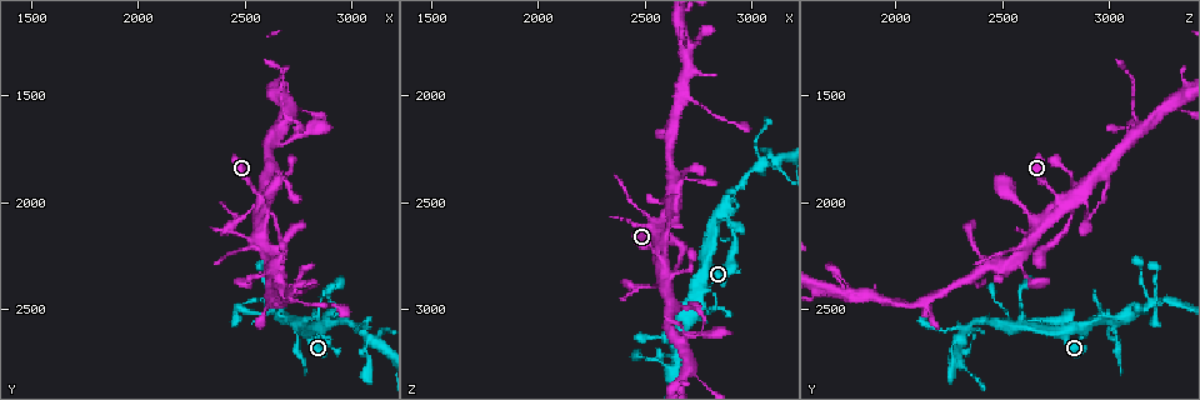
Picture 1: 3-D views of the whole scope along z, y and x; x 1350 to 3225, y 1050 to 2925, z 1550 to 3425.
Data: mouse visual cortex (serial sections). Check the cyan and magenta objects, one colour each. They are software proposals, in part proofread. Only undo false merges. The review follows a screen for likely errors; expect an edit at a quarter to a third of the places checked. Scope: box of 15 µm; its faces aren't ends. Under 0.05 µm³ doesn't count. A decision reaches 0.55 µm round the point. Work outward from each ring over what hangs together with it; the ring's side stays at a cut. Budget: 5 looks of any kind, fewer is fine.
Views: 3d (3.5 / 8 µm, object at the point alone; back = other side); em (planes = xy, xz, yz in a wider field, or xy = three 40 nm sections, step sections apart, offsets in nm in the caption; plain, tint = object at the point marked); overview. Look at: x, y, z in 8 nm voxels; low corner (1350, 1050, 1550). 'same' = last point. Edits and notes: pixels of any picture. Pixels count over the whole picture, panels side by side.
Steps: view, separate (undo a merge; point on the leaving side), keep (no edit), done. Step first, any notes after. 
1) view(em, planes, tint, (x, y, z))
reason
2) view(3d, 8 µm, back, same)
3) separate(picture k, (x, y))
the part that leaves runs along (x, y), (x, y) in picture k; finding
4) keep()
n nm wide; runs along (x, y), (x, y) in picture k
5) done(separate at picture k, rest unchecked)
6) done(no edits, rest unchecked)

view(3d, 3.5 µm, (2630, 2470, 3260))
looks like a crossing

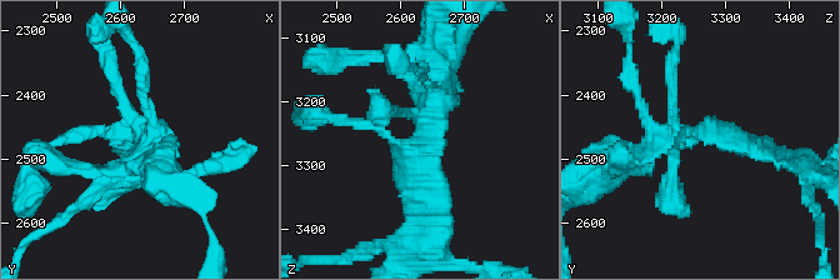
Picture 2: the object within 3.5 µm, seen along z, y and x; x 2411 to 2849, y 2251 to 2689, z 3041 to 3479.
view(em, xy, step 3, tint, (2645, 2460, 3260))
shape alone is not enough

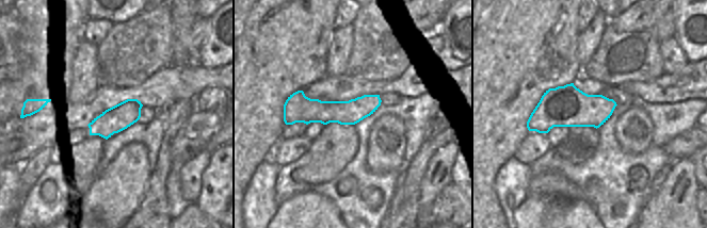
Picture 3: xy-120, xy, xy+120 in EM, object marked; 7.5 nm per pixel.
keep()
runs along (378, 100), (286, 118) in picture 3; all the same cell

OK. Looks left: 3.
view(3d, 3.5 µm, (2870, 2580, 2560))
looks like a crossing

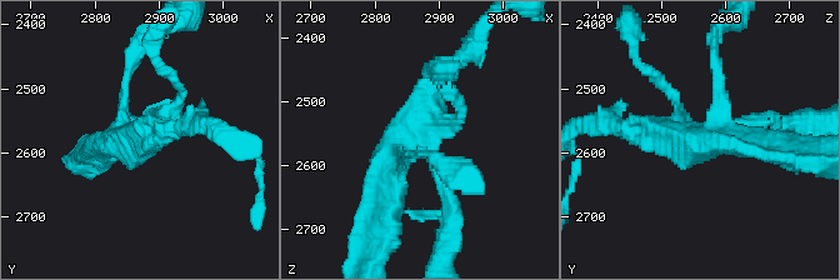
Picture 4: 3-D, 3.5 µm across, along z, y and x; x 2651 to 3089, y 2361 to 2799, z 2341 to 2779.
view(em, planes, tint, (2860, 2585, 2545))

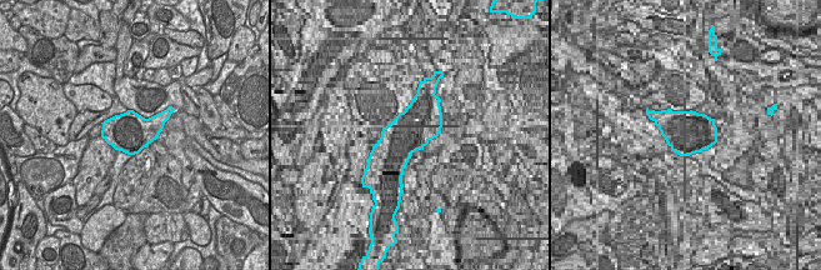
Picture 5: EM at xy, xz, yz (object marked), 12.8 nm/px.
keep()
runs along (389, 209), (394, 154), (455, 64) in picture 4; one cell here

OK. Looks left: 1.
done(no edits, rest unchecked)

